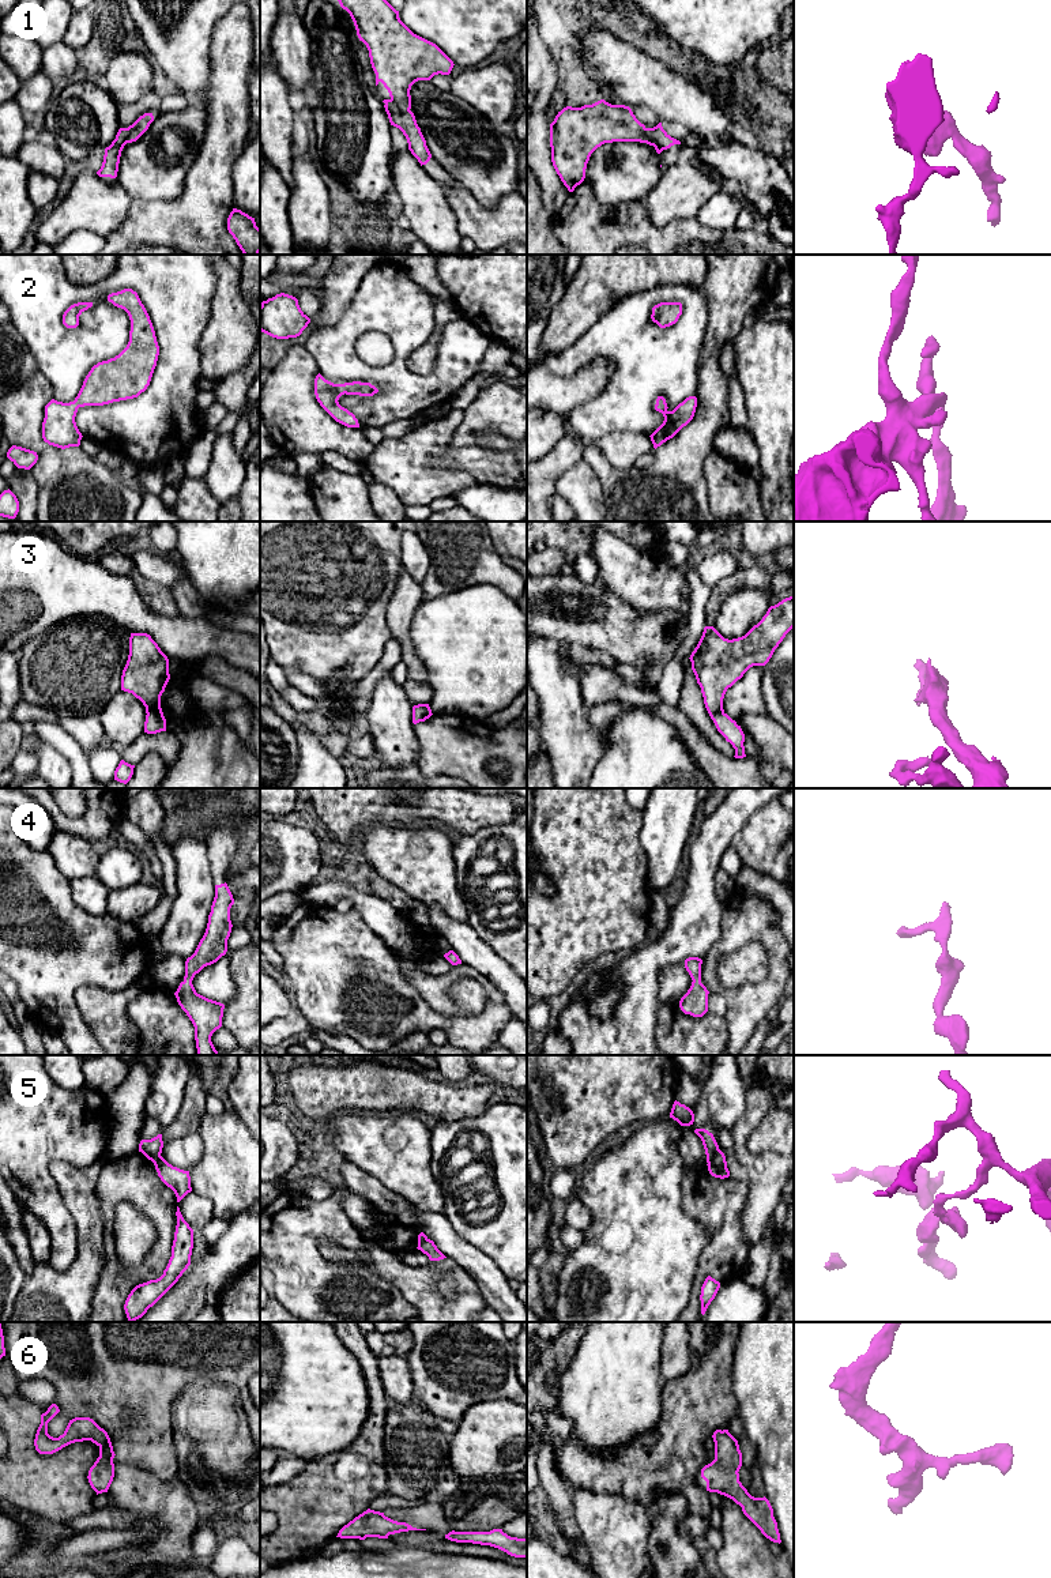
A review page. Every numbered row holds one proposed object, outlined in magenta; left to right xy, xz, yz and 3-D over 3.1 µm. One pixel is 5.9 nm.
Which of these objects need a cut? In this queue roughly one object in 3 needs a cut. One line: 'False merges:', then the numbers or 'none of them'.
False merges: 5

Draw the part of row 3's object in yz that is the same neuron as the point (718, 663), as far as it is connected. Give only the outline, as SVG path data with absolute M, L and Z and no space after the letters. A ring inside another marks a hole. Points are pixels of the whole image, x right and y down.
M794 595L771 606L762 619L742 637L728 640L713 626L705 626L689 658L705 708L717 731L735 749L735 758L746 757L745 734L724 712L724 694L750 667L765 666L792 628Z

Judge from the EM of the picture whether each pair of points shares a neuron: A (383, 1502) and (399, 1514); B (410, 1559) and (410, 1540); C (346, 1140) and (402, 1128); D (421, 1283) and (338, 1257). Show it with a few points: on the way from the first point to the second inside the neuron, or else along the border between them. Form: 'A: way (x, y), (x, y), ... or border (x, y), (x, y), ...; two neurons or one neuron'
A: border (421, 1503), (413, 1507), (390, 1507), (383, 1511); two neurons
B: border (399, 1544), (441, 1554); two neurons
C: way (360, 1140), (388, 1140); one neuron
D: way (400, 1275), (376, 1256), (358, 1256); one neuron

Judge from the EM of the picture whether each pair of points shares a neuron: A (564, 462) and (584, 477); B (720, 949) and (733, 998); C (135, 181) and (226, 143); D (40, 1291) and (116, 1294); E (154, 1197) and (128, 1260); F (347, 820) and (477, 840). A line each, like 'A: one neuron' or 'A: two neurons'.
A: two neurons
B: one neuron
C: two neurons
D: two neurons
E: two neurons
F: two neurons

